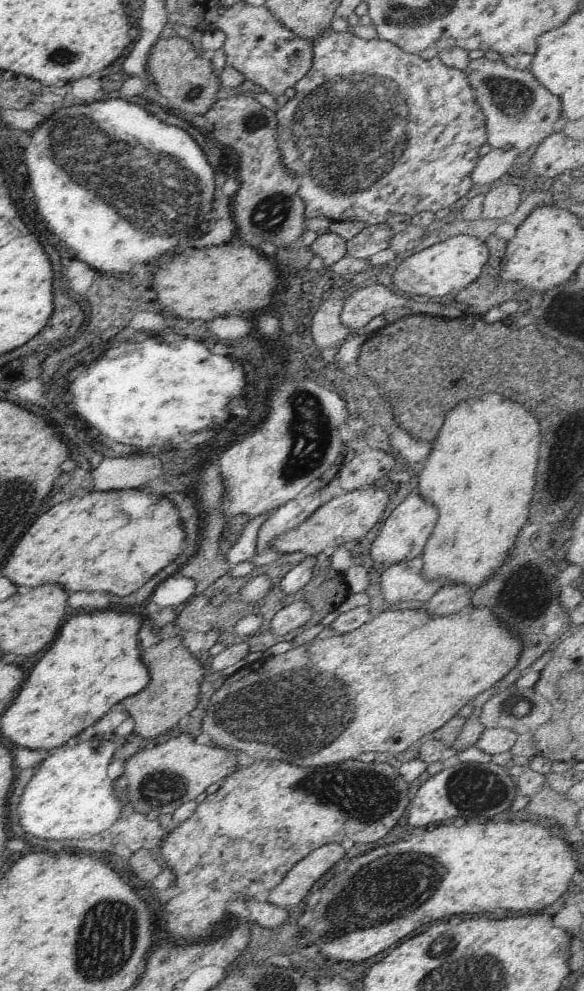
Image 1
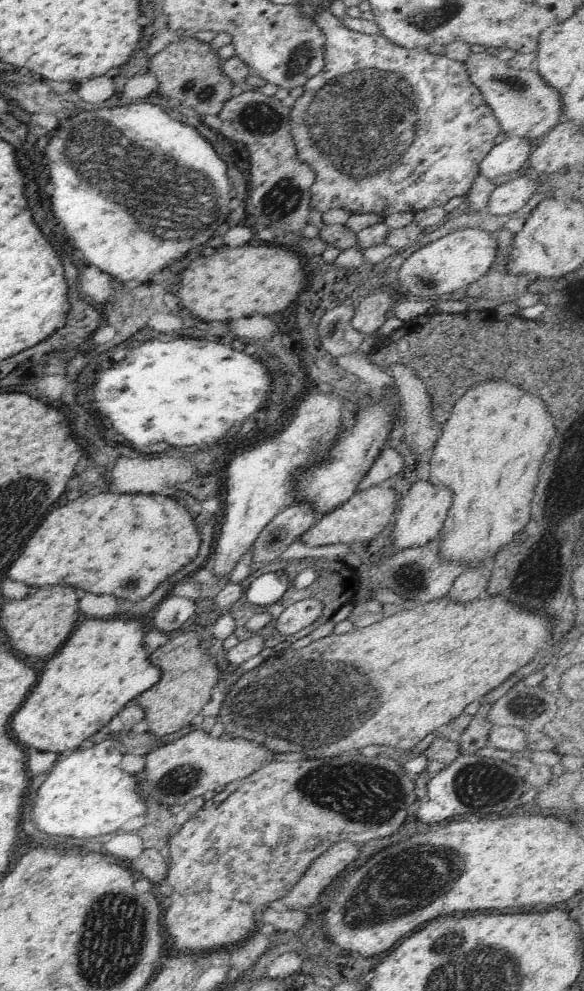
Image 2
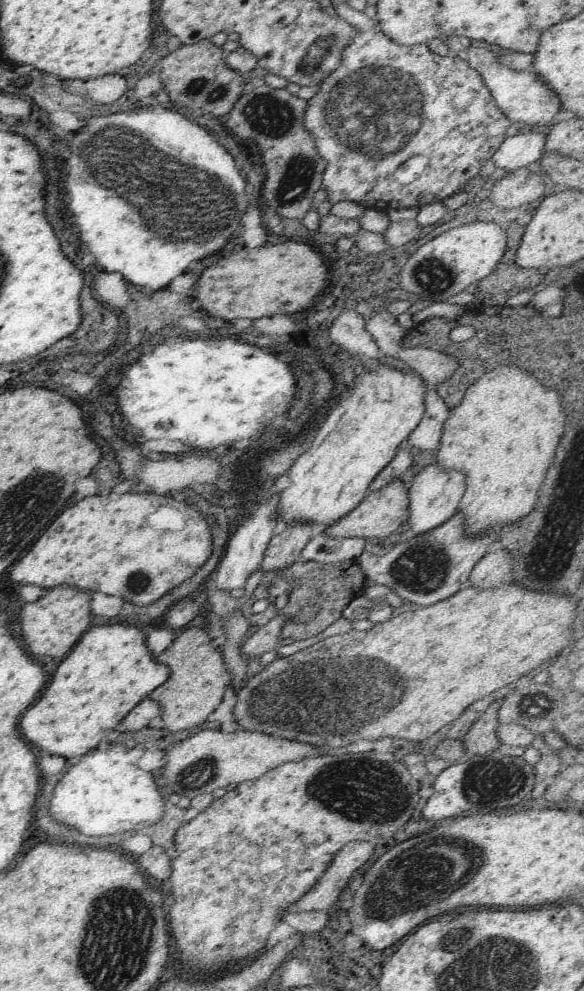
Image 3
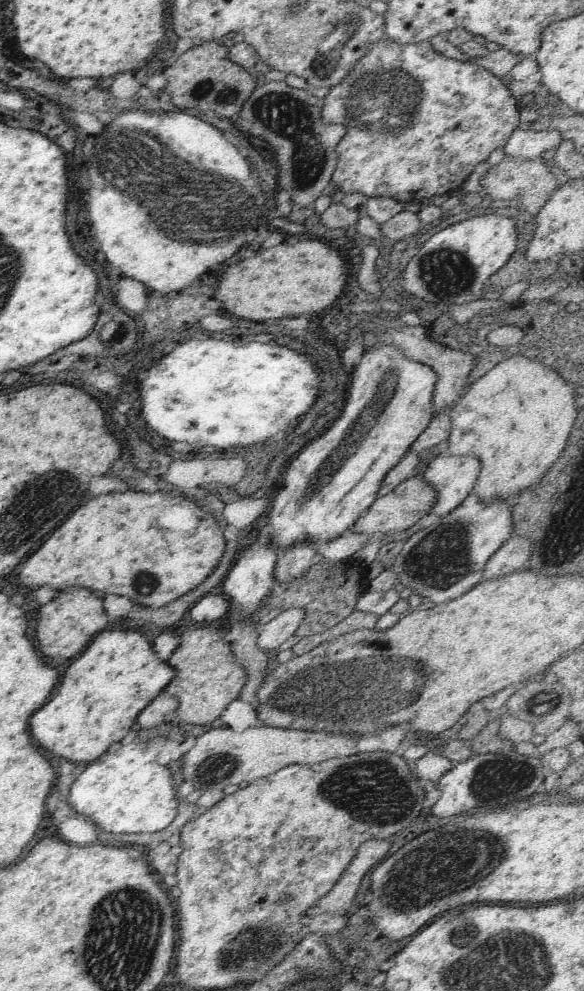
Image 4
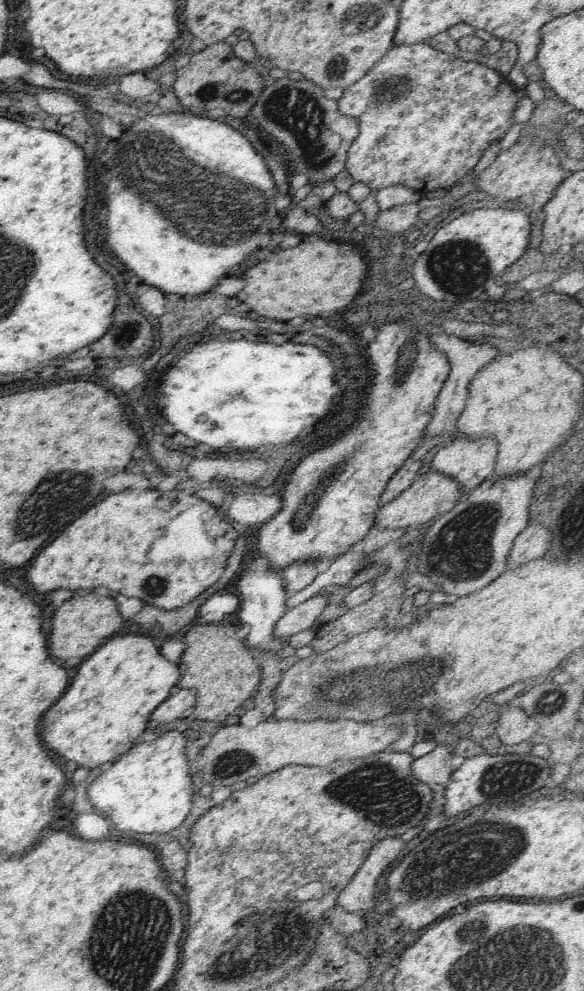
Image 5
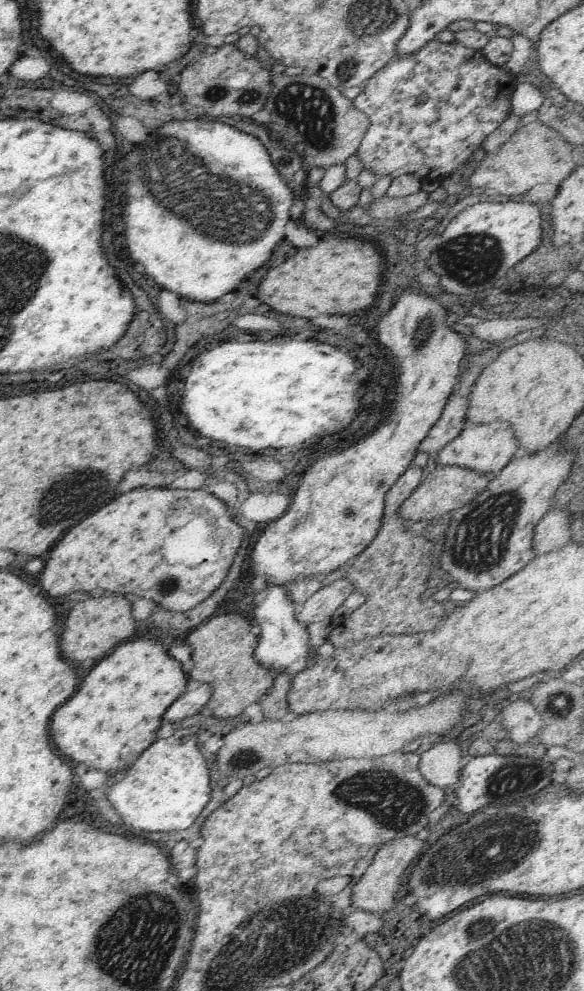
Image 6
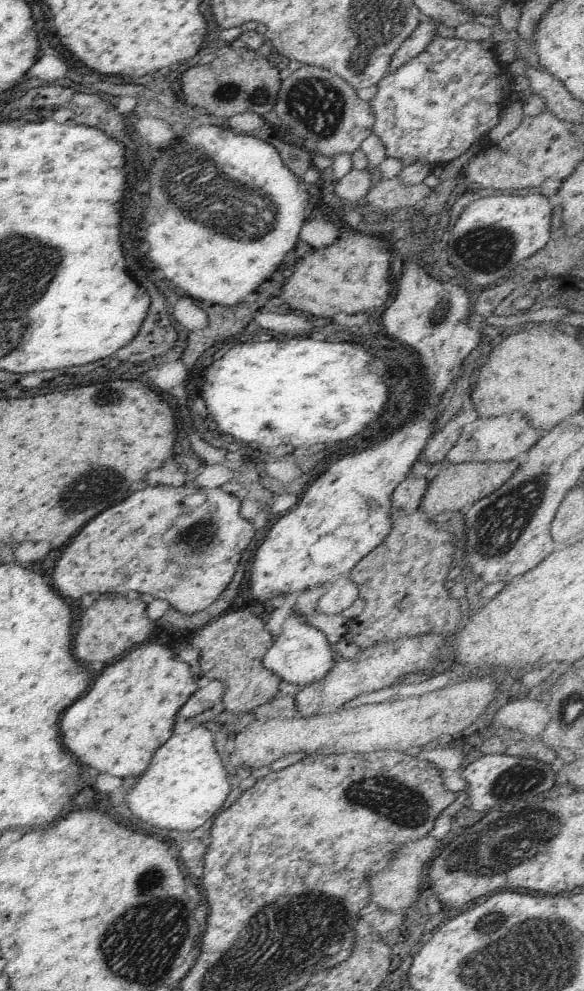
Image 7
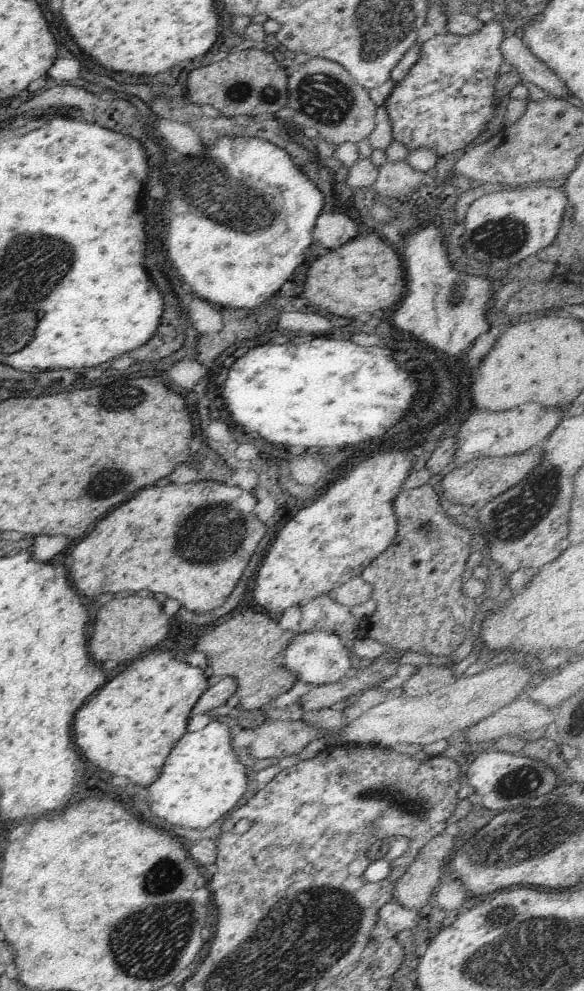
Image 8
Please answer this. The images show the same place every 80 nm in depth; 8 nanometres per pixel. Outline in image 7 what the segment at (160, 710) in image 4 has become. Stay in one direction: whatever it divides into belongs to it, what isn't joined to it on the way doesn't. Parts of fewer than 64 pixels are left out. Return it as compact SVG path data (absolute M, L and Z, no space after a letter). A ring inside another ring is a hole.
M212 679L203 681L199 688L184 702L182 707L177 711L174 718L174 723L195 718L197 714L209 710L213 704L219 702L223 693L225 692L225 685L223 681Z

